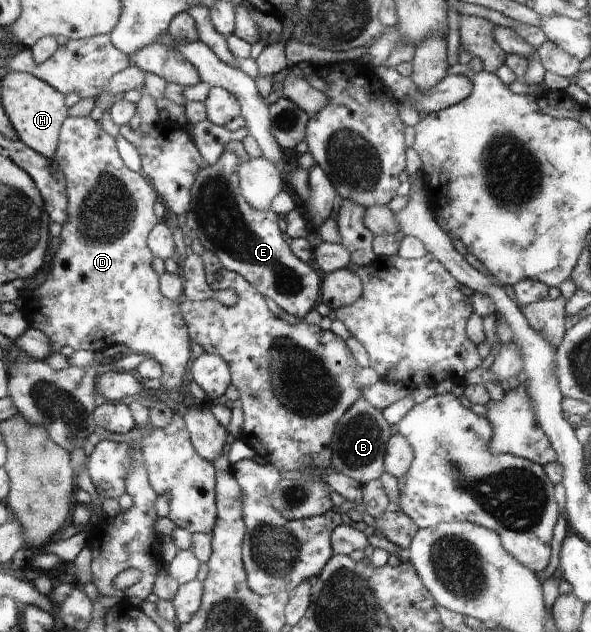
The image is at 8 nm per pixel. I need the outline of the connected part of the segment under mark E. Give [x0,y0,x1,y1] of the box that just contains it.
[185,149,321,320]

